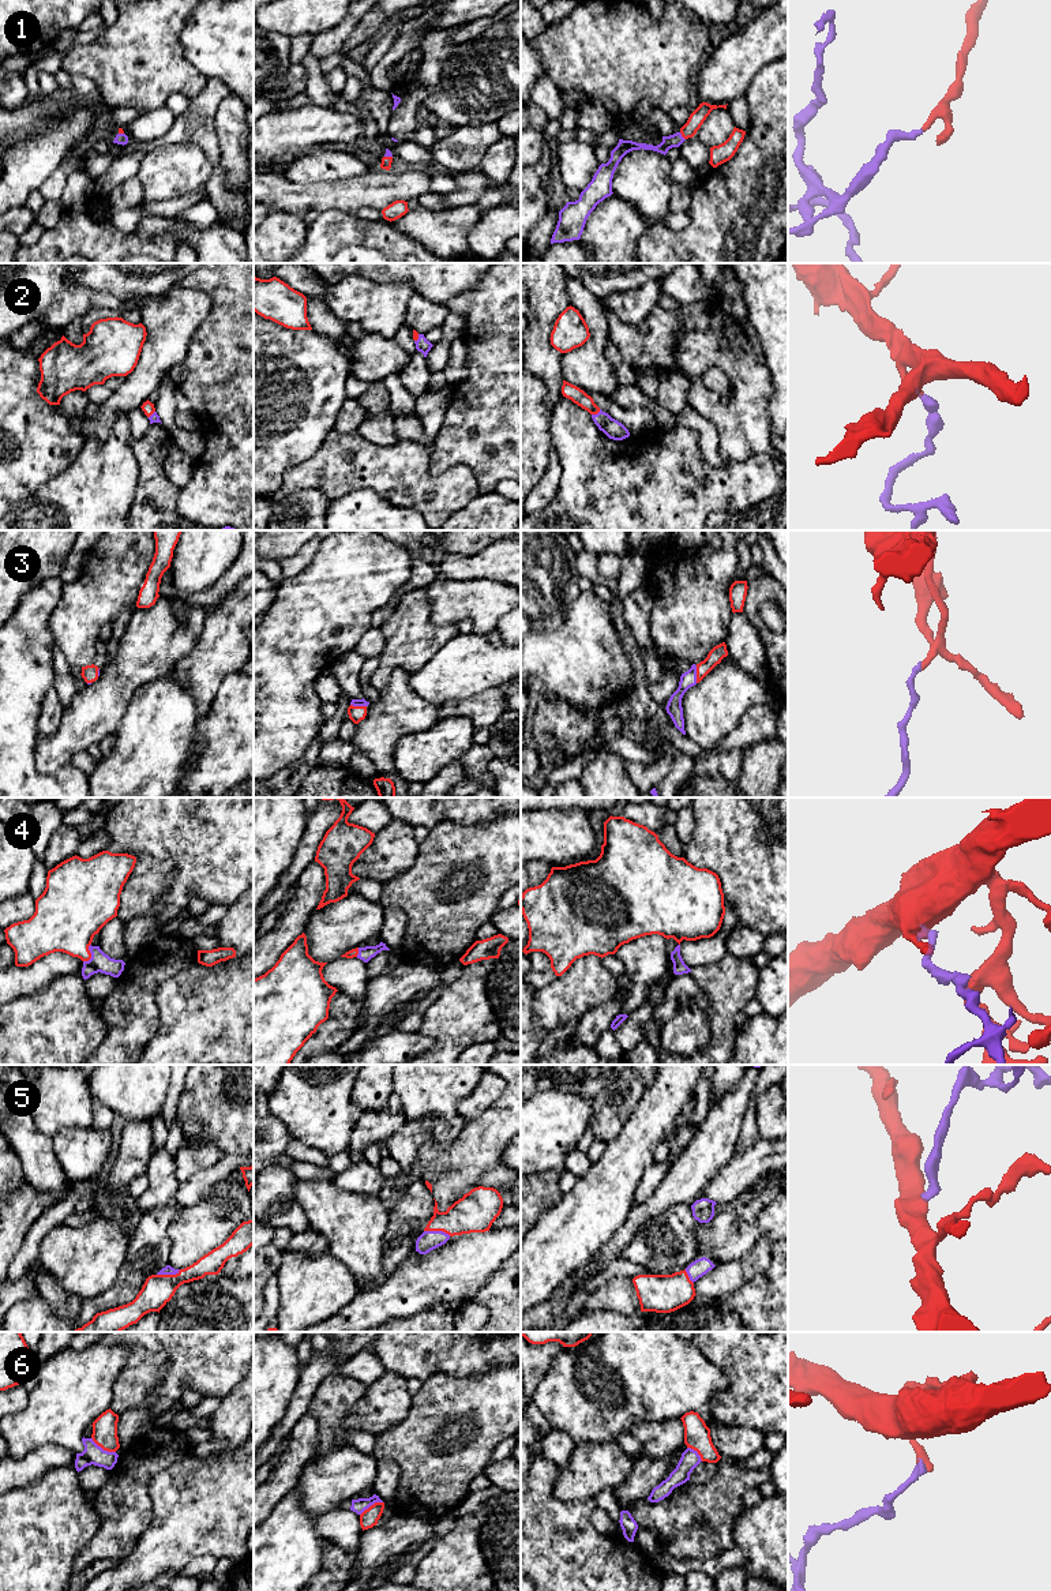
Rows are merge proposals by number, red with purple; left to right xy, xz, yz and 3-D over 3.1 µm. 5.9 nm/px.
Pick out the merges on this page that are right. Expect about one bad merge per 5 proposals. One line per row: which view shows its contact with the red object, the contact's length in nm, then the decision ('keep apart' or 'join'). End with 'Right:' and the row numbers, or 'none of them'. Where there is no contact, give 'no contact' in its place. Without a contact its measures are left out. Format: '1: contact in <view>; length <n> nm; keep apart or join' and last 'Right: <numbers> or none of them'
1: contact in yz; length 60 nm; join
2: contact in yz; length 70 nm; join
3: contact in yz; length 100 nm; join
4: contact in xy; length 120 nm; join
5: contact in xz; length 160 nm; join
6: contact in xy; length 170 nm; keep apart
Right: 1, 2, 3, 4, 5

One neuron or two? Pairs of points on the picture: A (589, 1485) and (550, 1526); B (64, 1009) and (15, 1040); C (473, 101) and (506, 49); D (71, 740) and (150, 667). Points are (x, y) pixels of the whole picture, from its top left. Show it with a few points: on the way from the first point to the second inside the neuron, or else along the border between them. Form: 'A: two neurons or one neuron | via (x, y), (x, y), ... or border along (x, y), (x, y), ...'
A: two neurons | border along (559, 1471), (554, 1486), (556, 1497), (595, 1498)
B: one neuron | via (52, 1021), (33, 1040), (27, 1040)
C: one neuron | via (488, 96), (506, 78), (506, 64)
D: one neuron | via (87, 720), (130, 678)

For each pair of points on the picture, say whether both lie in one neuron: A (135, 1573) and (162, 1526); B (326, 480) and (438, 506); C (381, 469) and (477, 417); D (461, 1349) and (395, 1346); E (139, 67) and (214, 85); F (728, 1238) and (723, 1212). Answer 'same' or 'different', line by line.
A: same
B: same
C: different
D: same
E: different
F: same

